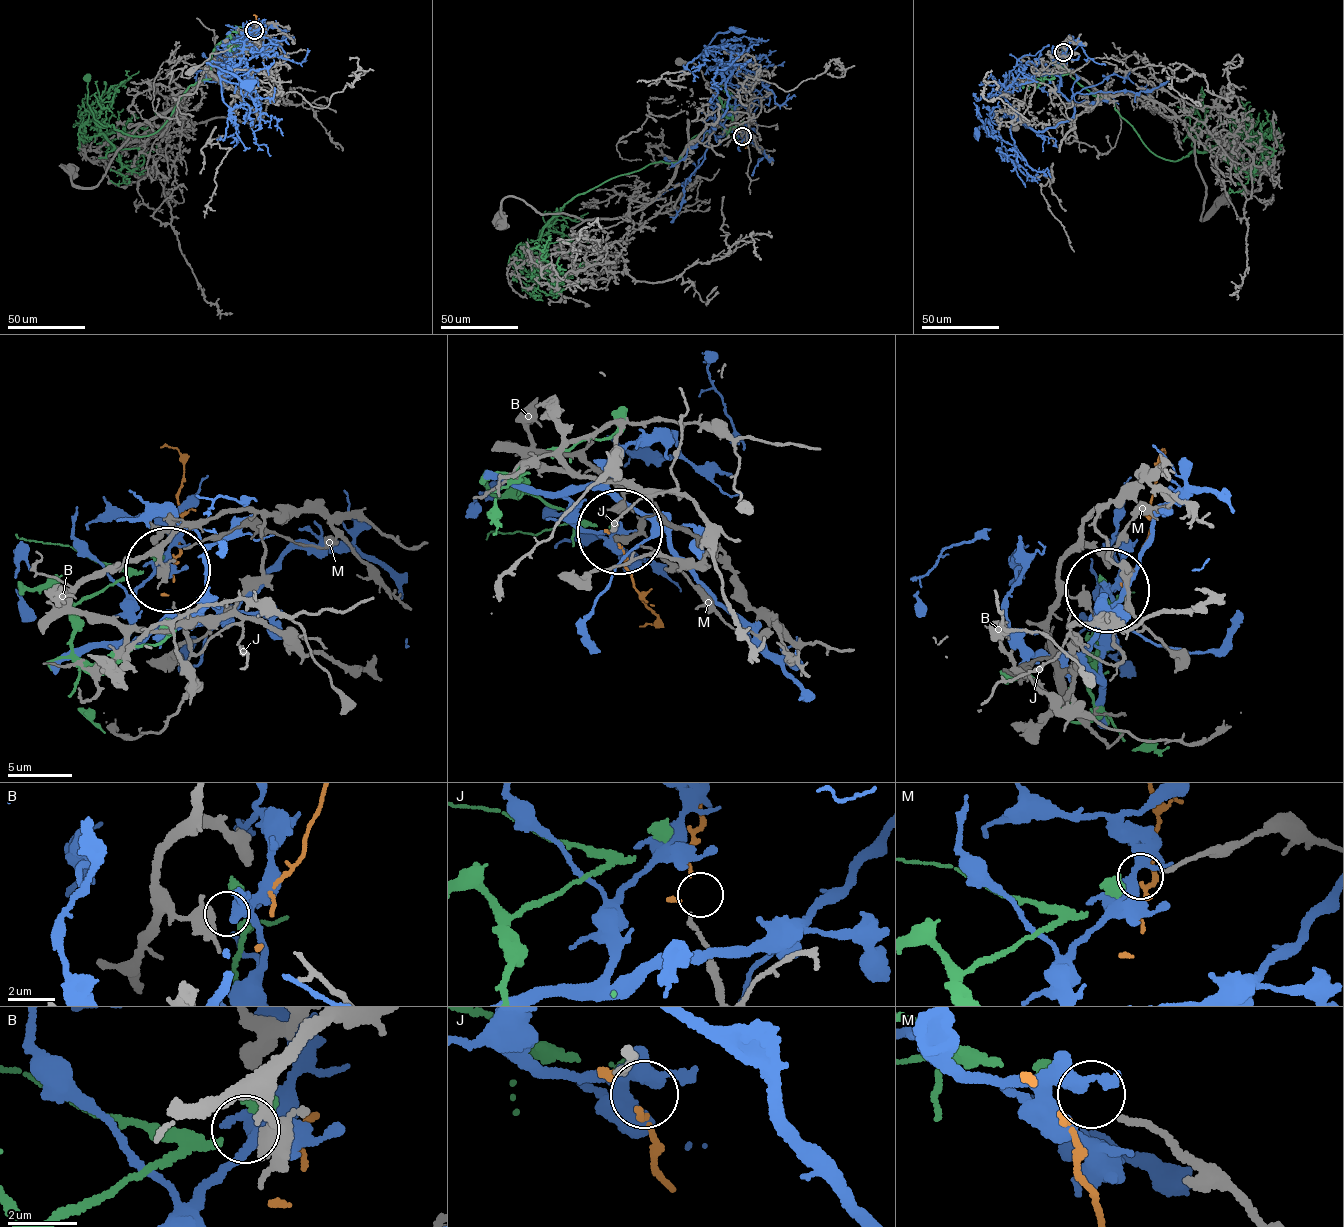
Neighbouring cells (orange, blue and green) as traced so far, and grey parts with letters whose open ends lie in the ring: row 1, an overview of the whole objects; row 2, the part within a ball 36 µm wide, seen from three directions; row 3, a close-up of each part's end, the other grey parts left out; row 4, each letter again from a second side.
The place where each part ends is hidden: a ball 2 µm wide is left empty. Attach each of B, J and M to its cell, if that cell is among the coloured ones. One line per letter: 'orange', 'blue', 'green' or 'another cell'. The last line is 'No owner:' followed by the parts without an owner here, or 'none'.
B: another cell
J: orange
M: green
No owner: B

